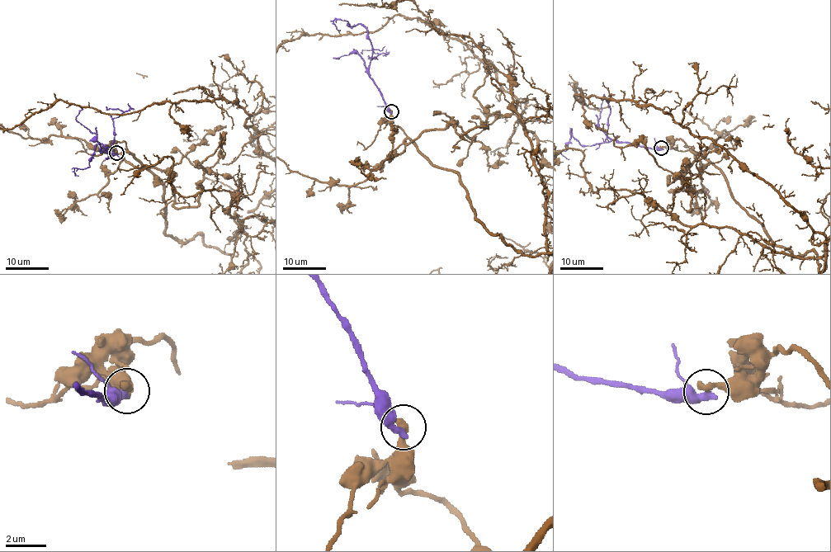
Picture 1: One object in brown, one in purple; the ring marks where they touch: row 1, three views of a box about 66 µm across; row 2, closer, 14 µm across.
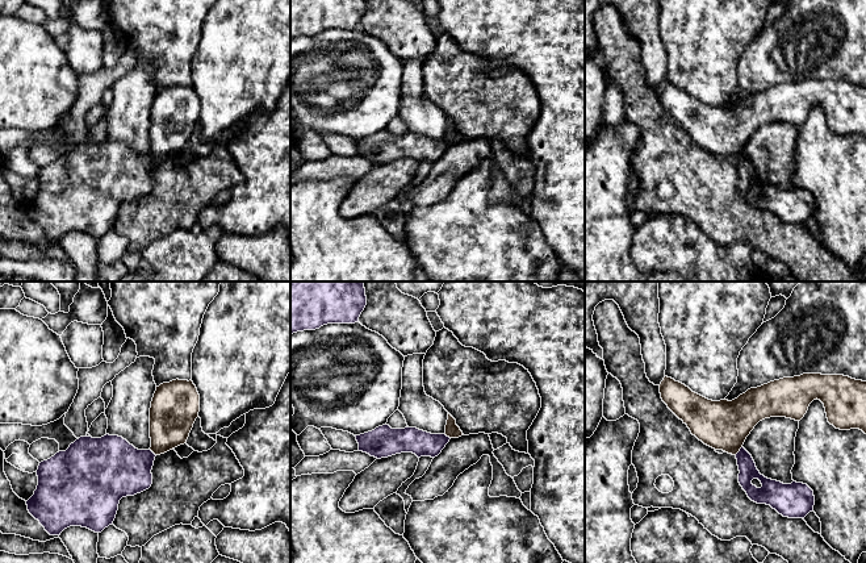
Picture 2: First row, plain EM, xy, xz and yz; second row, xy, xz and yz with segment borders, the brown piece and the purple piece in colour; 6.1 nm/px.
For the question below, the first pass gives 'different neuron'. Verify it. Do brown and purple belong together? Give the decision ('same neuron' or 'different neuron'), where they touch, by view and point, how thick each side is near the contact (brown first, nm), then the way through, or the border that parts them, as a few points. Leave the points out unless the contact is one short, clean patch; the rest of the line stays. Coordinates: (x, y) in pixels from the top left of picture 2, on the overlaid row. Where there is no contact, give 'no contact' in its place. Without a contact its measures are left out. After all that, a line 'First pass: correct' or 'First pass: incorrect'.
different neuron; meets brown in yz at (739, 450); 300 nm thick on the brown side, 110 nm on the other; border along yz (741, 446), (735, 454)
First pass: correct

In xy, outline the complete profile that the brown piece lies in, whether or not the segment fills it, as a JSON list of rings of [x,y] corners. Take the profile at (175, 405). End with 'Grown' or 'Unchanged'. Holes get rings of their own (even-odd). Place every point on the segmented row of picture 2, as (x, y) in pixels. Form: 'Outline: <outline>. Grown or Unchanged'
Outline: [[[192,380],[156,387],[150,408],[150,450],[160,455],[187,443],[198,412],[200,395]]]. Unchanged

